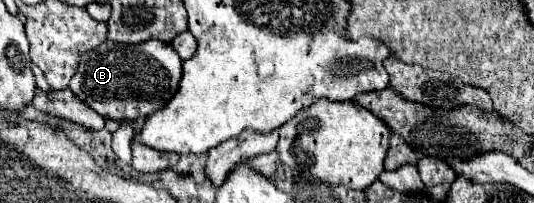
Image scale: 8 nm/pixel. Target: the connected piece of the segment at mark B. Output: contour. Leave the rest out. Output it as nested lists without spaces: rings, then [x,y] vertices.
[[[106,40],[92,52],[84,52],[80,56],[78,70],[68,88],[102,118],[120,120],[124,116],[148,116],[148,112],[162,108],[172,98],[172,92],[176,92],[180,72],[182,60],[172,52],[170,44],[148,40],[144,44],[126,46]]]

